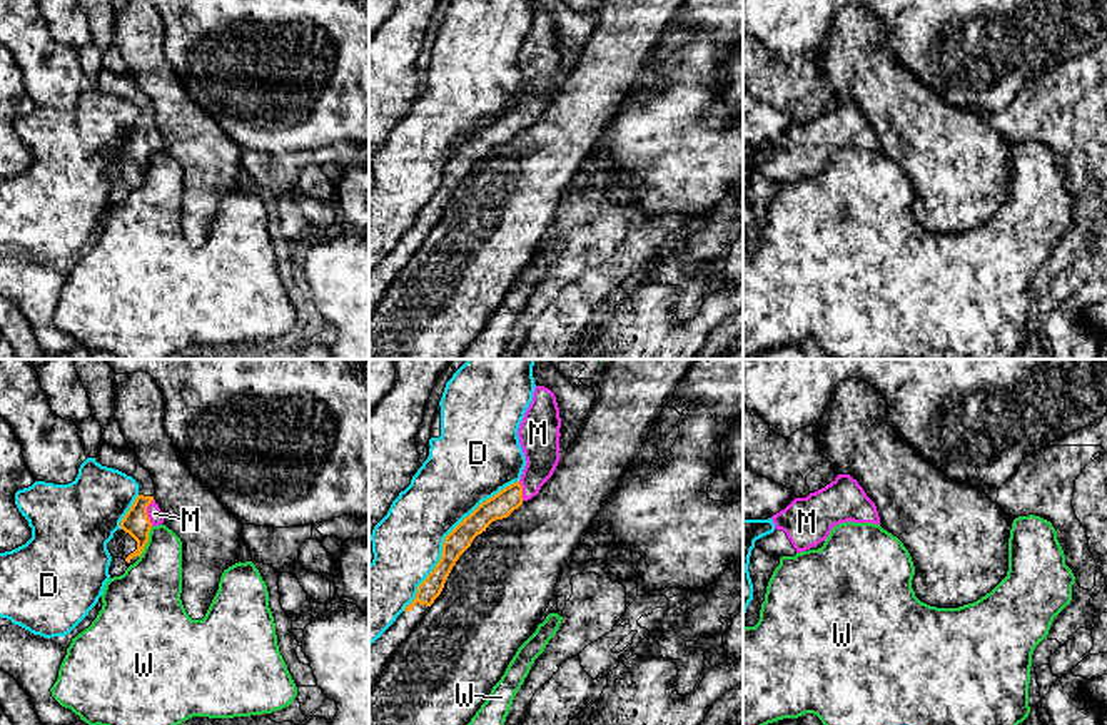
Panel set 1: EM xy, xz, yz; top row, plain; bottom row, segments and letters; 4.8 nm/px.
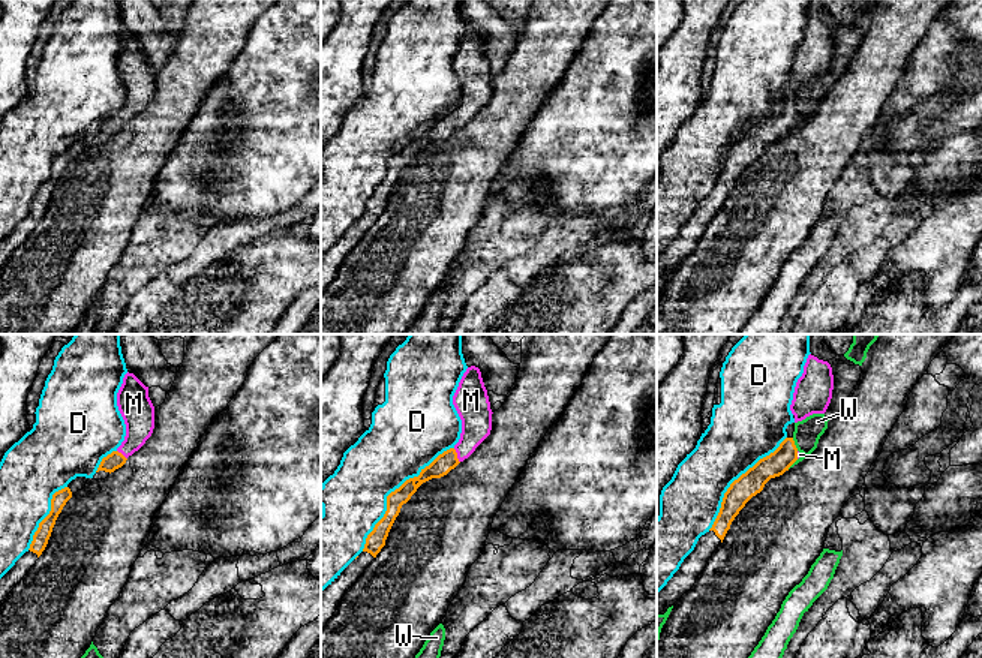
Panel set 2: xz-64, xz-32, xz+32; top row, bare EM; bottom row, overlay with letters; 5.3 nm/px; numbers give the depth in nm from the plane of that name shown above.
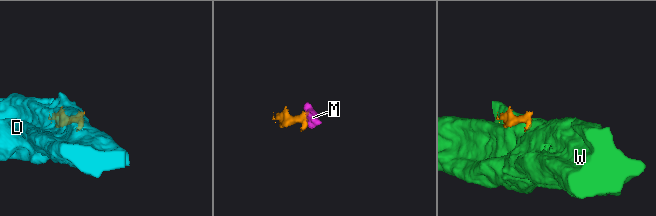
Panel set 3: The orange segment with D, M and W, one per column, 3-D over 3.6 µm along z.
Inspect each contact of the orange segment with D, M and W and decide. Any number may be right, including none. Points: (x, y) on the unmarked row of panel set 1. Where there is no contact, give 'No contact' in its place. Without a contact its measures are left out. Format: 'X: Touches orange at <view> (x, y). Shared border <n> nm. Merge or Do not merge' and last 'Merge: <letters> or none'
D: Touches orange at xz (444, 164). Shared border 850 nm. Do not merge
M: Touches orange at xy (146, 139). Shared border 130 nm. Merge
W: Touches orange at xy (147, 166). Shared border 170 nm. Do not merge
Merge: M

